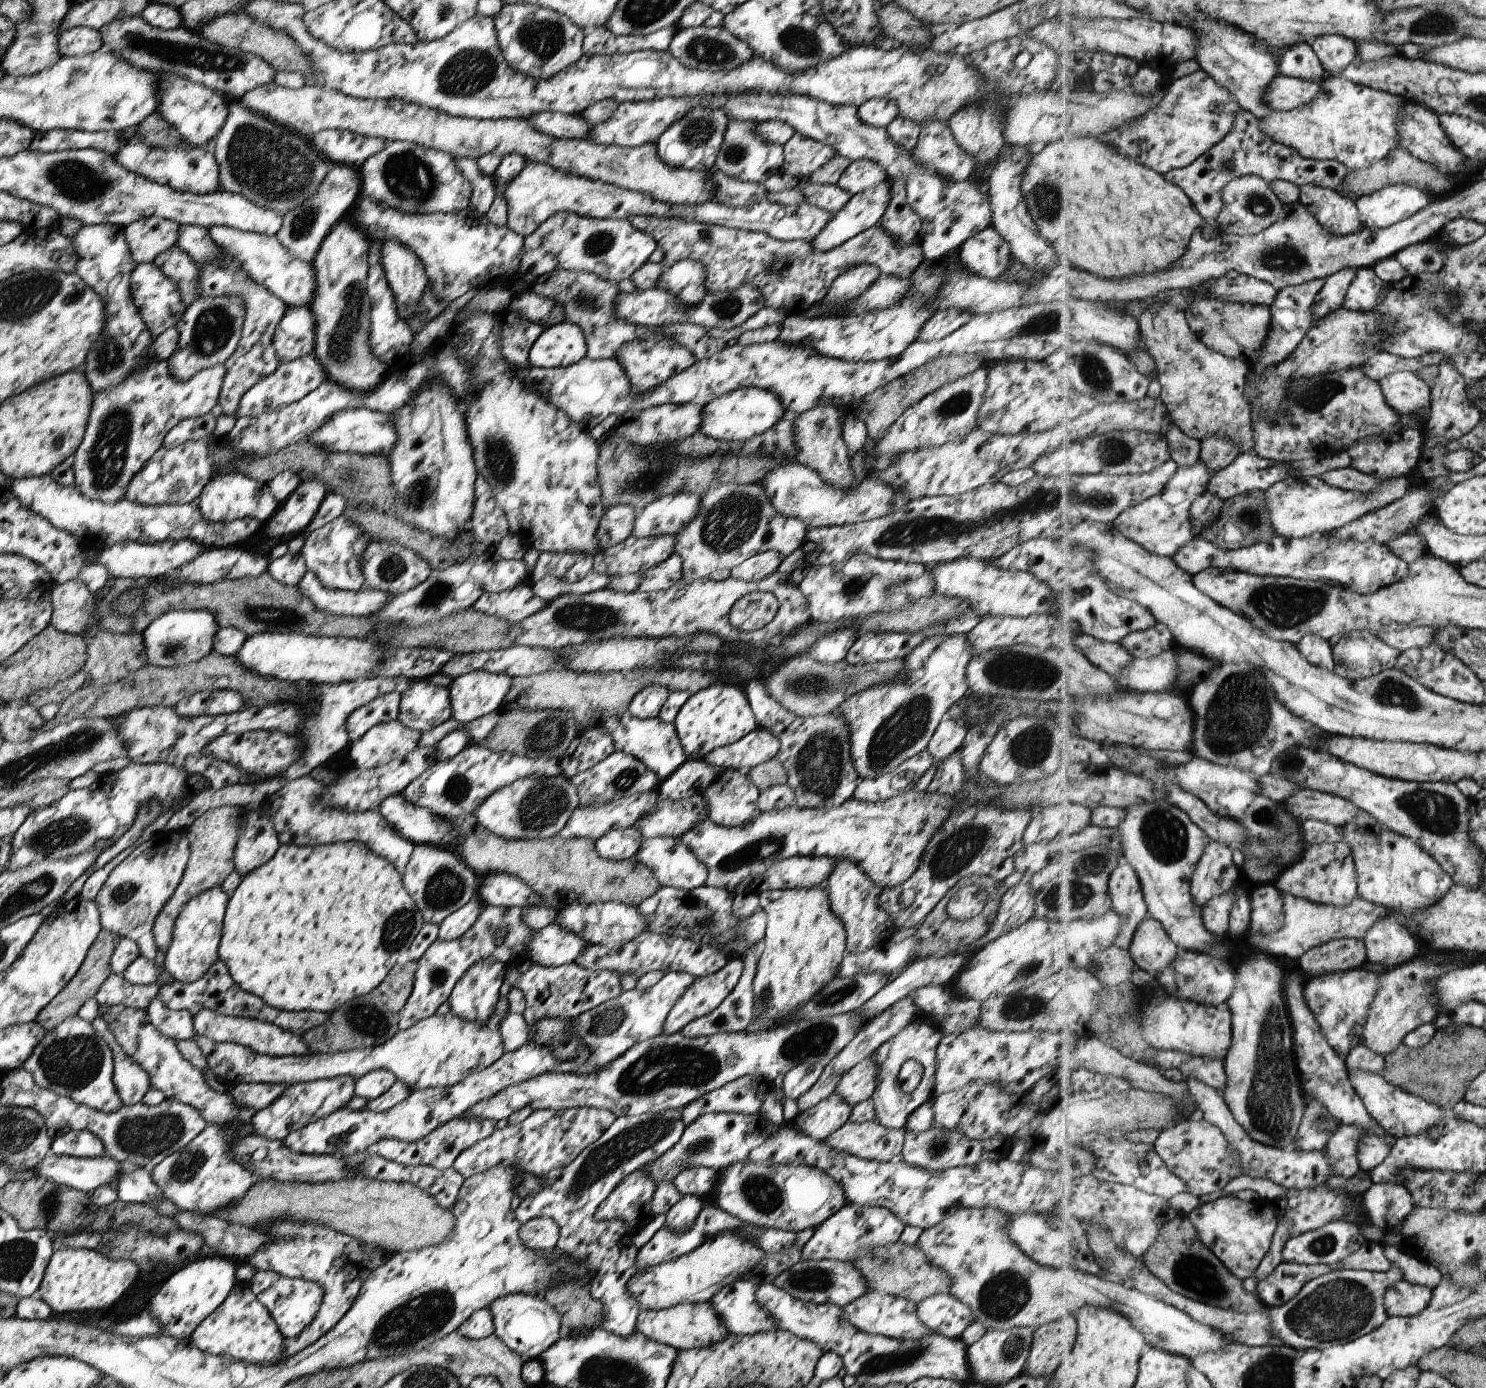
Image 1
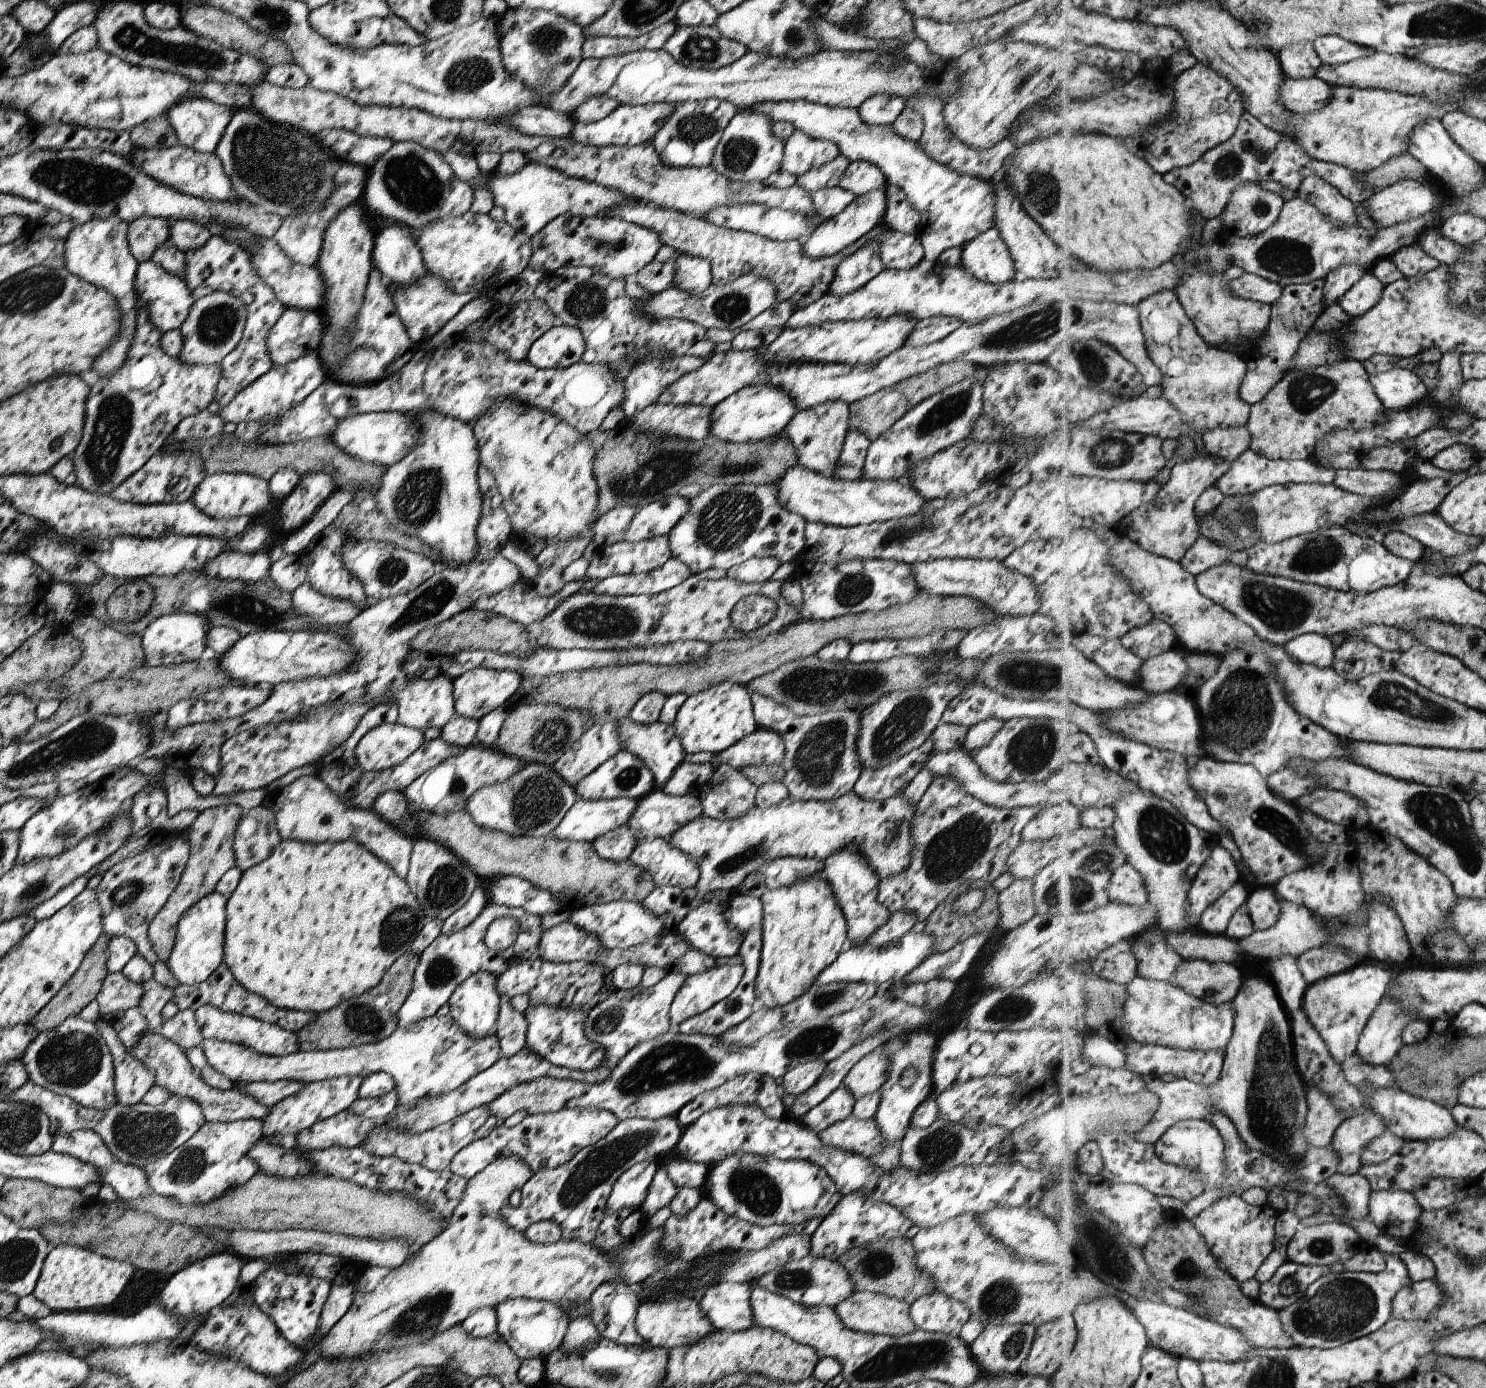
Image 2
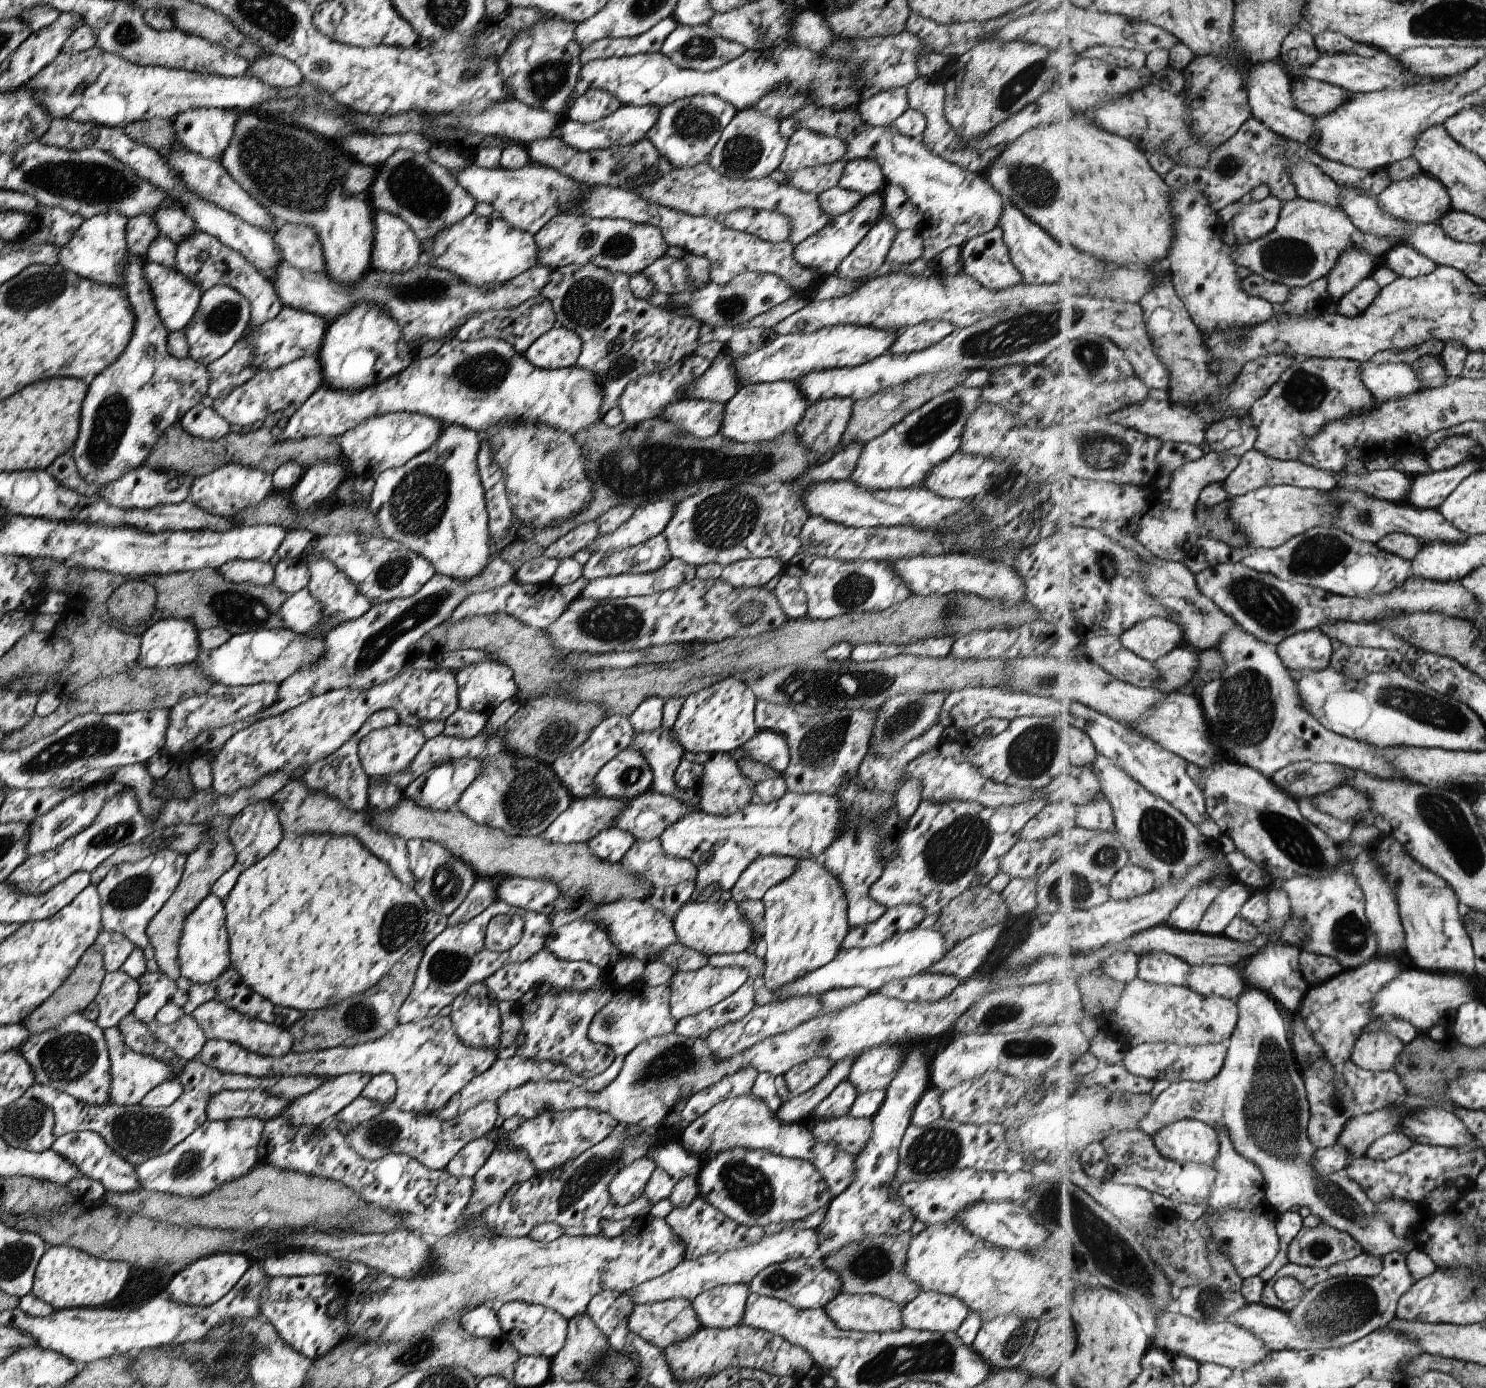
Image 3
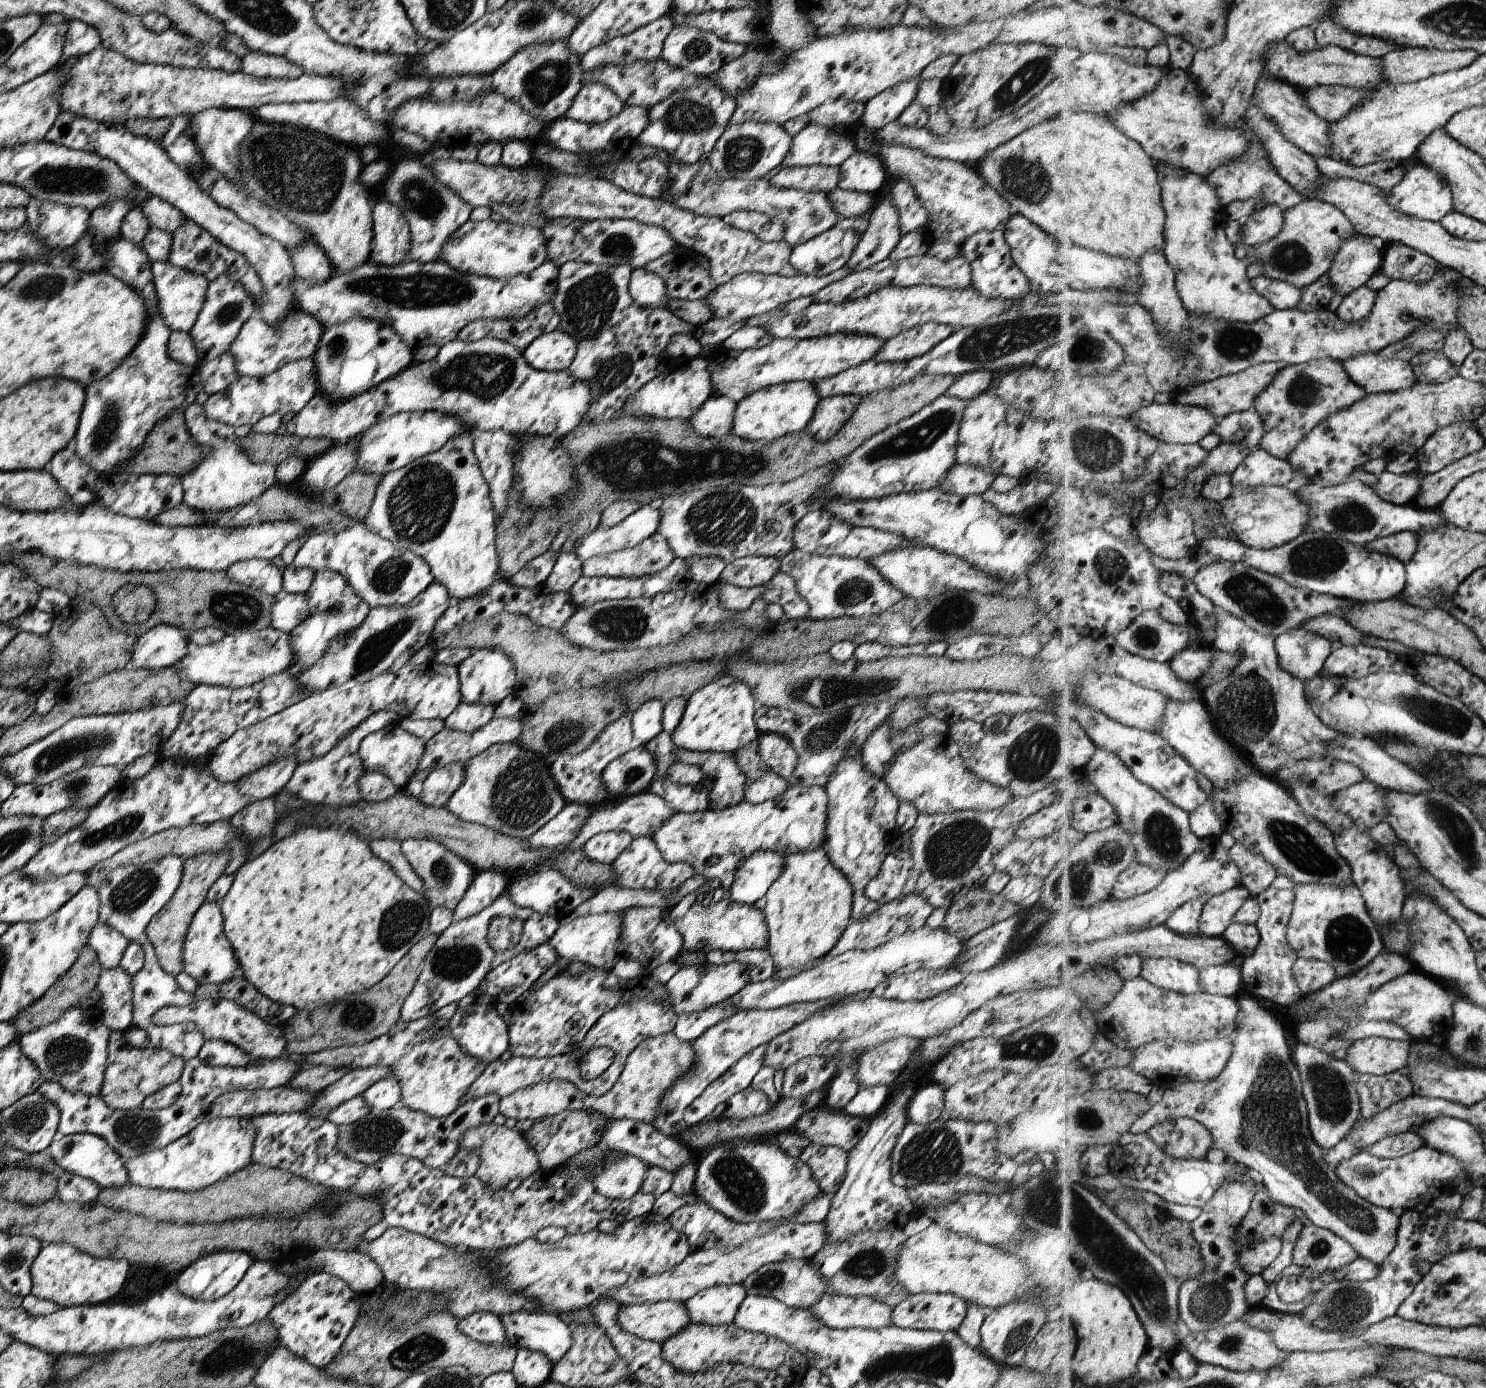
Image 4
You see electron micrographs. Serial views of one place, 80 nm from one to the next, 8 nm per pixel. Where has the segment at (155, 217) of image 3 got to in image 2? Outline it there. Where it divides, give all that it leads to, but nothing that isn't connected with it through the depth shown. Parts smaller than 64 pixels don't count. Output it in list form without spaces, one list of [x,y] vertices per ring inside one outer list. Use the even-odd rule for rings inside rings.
[[[188,219],[167,220],[169,224],[169,240],[181,252],[197,250],[210,234],[204,226]]]

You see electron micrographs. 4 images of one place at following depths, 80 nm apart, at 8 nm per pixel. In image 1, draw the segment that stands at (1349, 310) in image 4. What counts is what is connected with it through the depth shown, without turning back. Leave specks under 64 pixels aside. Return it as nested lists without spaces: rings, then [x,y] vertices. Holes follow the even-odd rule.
[[[1373,267],[1358,269],[1356,279],[1348,288],[1344,306],[1356,311],[1370,311],[1388,298],[1391,285],[1375,274]]]

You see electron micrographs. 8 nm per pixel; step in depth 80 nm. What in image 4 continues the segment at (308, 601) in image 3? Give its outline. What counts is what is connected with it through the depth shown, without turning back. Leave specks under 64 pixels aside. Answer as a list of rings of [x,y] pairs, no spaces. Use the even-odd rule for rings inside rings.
[[[282,593],[269,610],[269,627],[289,633],[307,618],[307,600],[304,594]]]

